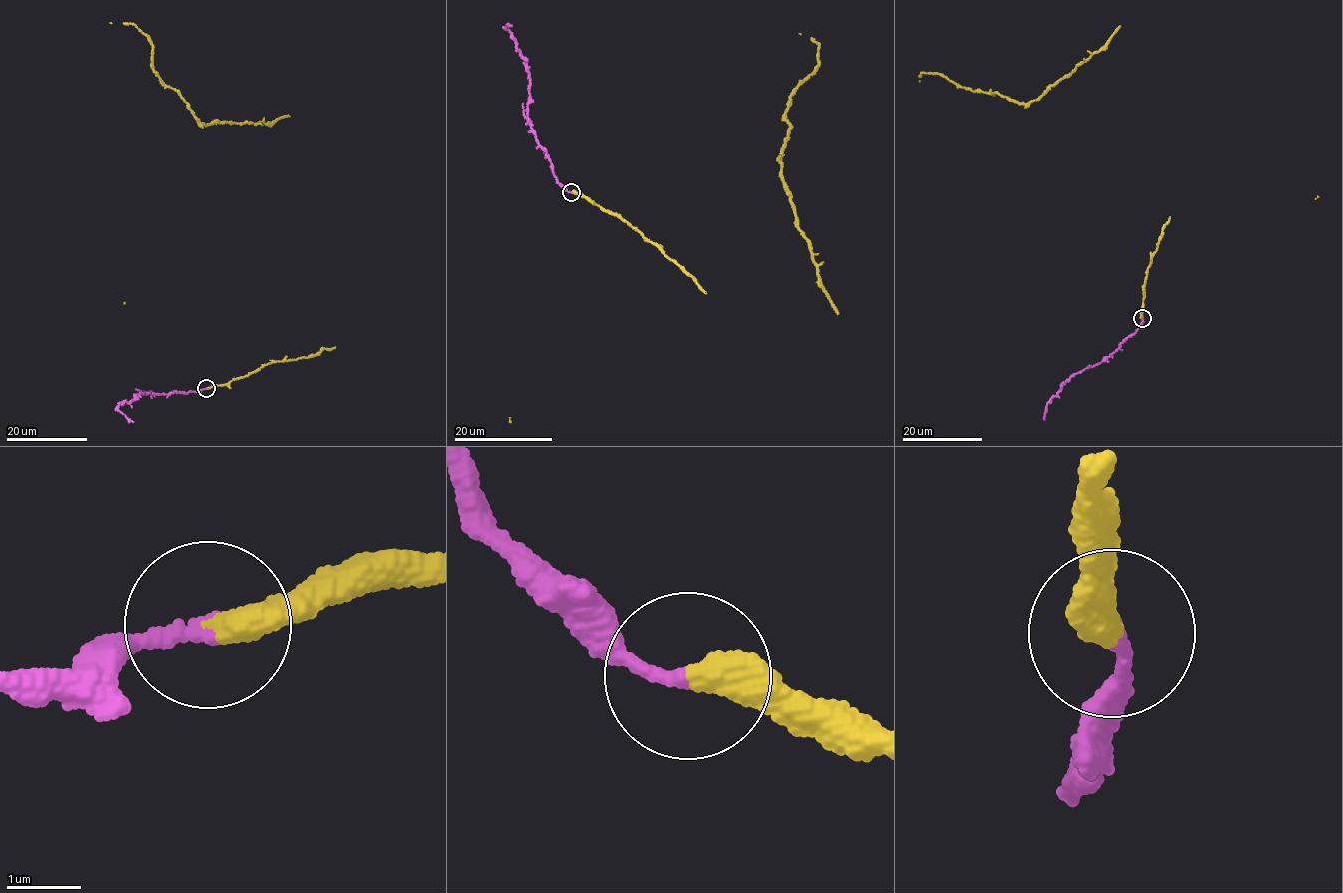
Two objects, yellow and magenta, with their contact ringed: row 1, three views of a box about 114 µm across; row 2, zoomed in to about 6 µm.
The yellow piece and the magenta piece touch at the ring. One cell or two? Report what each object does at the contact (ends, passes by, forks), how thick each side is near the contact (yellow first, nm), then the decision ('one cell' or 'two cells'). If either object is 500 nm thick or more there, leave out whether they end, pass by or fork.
yellow ends | magenta ends | 400/220 nm | one cell

